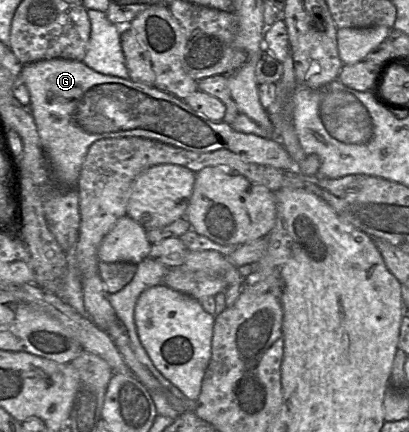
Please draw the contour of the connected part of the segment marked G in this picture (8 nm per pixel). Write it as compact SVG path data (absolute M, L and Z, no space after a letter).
M54 58L22 64L20 77L30 94L29 111L36 123L42 146L47 155L51 171L59 184L77 188L82 164L89 147L103 138L137 136L154 139L186 150L207 153L219 149L230 150L245 161L290 170L296 166L282 143L255 134L236 131L225 121L213 121L189 106L183 99L155 86L99 73L83 61Z

